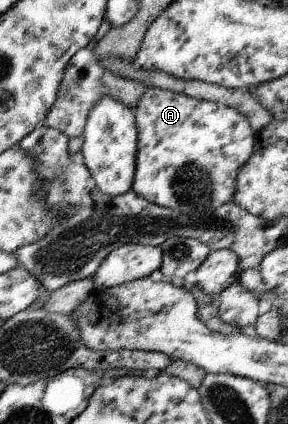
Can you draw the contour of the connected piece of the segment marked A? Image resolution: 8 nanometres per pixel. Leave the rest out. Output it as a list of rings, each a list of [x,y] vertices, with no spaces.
[[[153,87],[141,98],[135,115],[139,129],[139,154],[136,155],[133,191],[153,204],[190,217],[207,214],[233,202],[238,175],[253,156],[257,143],[251,122],[242,113],[226,105]]]

